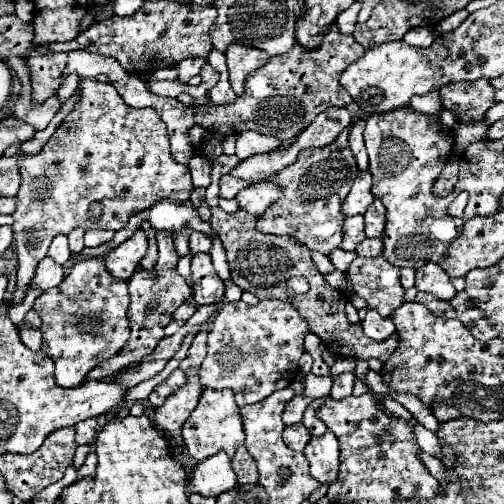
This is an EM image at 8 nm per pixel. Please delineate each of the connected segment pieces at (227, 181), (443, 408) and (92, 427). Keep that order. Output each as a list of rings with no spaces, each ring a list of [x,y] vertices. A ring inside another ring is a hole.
[[[223,175],[221,177],[221,197],[235,199],[237,193],[247,189],[249,185],[251,185],[249,181],[243,181],[243,179],[237,179],[237,177],[231,177],[231,175]]]
[[[435,403],[435,405],[431,407],[431,413],[435,413],[435,417],[437,417],[439,423],[445,423],[445,421],[457,419],[457,417],[461,415],[455,407],[451,407],[451,405],[443,405],[443,403]]]
[[[97,419],[79,421],[79,425],[75,425],[77,445],[91,445],[95,441],[95,433],[97,433]]]

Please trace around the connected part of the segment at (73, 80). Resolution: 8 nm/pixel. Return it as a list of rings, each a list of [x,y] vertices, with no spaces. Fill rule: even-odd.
[[[73,73],[73,75],[67,77],[67,81],[59,87],[59,91],[57,91],[57,99],[59,99],[61,105],[67,103],[67,99],[75,93],[75,85],[77,85],[77,81],[79,81],[79,77],[75,77],[75,73]]]

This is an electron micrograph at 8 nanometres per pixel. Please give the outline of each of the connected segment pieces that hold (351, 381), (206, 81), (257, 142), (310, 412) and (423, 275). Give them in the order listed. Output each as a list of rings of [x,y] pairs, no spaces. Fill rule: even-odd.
[[[343,373],[333,377],[333,389],[331,389],[331,399],[343,399],[353,393],[355,385],[355,375],[353,373]]]
[[[205,63],[205,65],[203,65],[203,69],[201,69],[201,73],[199,73],[199,75],[201,75],[201,79],[203,79],[203,81],[201,81],[201,85],[203,85],[207,91],[209,91],[211,87],[215,87],[215,83],[219,81],[219,73],[217,73],[209,63]]]
[[[243,131],[237,135],[237,157],[243,161],[255,153],[271,153],[281,147],[281,141],[255,131]]]
[[[315,399],[311,401],[311,405],[305,409],[305,415],[303,415],[303,425],[313,433],[313,435],[323,435],[327,431],[327,427],[323,425],[323,421],[317,417],[317,409],[323,407],[323,401],[325,399]]]
[[[427,263],[423,269],[415,271],[415,287],[419,291],[433,293],[437,299],[445,299],[445,301],[451,301],[457,293],[455,287],[451,285],[451,279],[447,277],[447,273],[443,269],[439,269],[439,265],[431,265],[431,263]]]

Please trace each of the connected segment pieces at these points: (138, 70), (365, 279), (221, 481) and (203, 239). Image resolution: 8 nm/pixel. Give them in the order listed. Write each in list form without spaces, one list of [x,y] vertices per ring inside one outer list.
[[[155,1],[143,3],[143,9],[135,11],[131,17],[109,15],[101,21],[95,21],[87,31],[79,33],[75,41],[69,43],[51,43],[51,49],[75,51],[87,49],[103,57],[115,57],[127,73],[151,77],[157,69],[175,67],[187,57],[207,57],[213,49],[209,29],[215,23],[217,9],[213,5],[179,5],[173,1]]]
[[[357,257],[351,263],[347,275],[353,281],[353,291],[367,301],[367,307],[369,309],[379,311],[383,317],[391,317],[391,313],[403,303],[405,289],[399,283],[399,267],[391,265],[385,257],[369,257],[369,259]]]
[[[221,451],[195,465],[189,479],[189,493],[199,493],[203,497],[217,497],[223,491],[235,487],[235,473],[231,459]]]
[[[193,231],[191,237],[189,237],[189,247],[191,247],[191,253],[209,251],[211,249],[211,239],[201,231]]]

